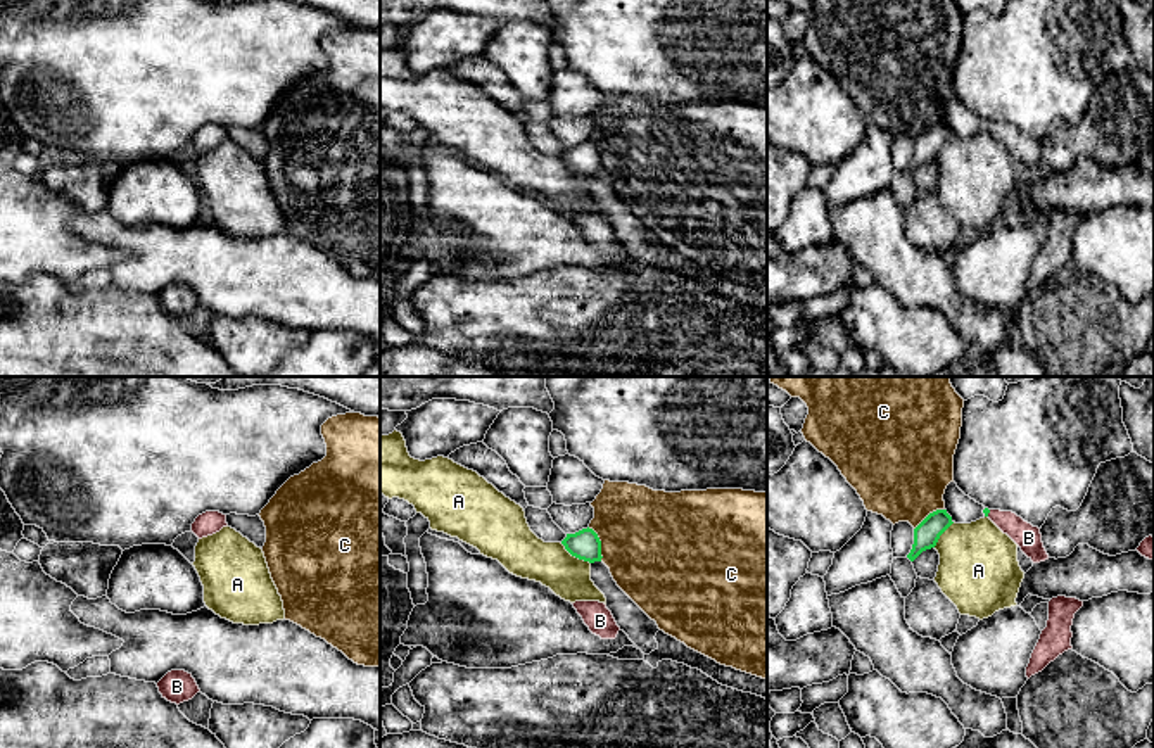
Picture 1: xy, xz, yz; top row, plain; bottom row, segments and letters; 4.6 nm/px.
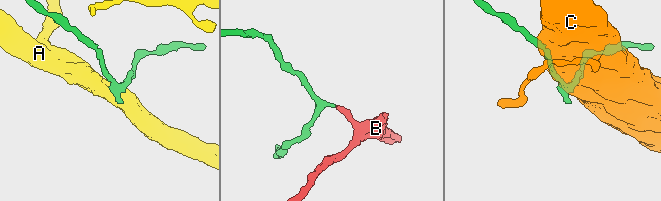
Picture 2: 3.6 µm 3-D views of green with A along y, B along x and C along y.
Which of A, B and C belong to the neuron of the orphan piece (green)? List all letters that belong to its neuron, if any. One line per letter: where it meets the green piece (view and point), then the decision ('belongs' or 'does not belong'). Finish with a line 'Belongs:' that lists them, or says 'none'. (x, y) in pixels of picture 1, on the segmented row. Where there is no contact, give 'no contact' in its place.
A: xz (576, 557) | does not belong
B: yz (989, 512) | belongs
C: xz (600, 543) | does not belong
Belongs: B

